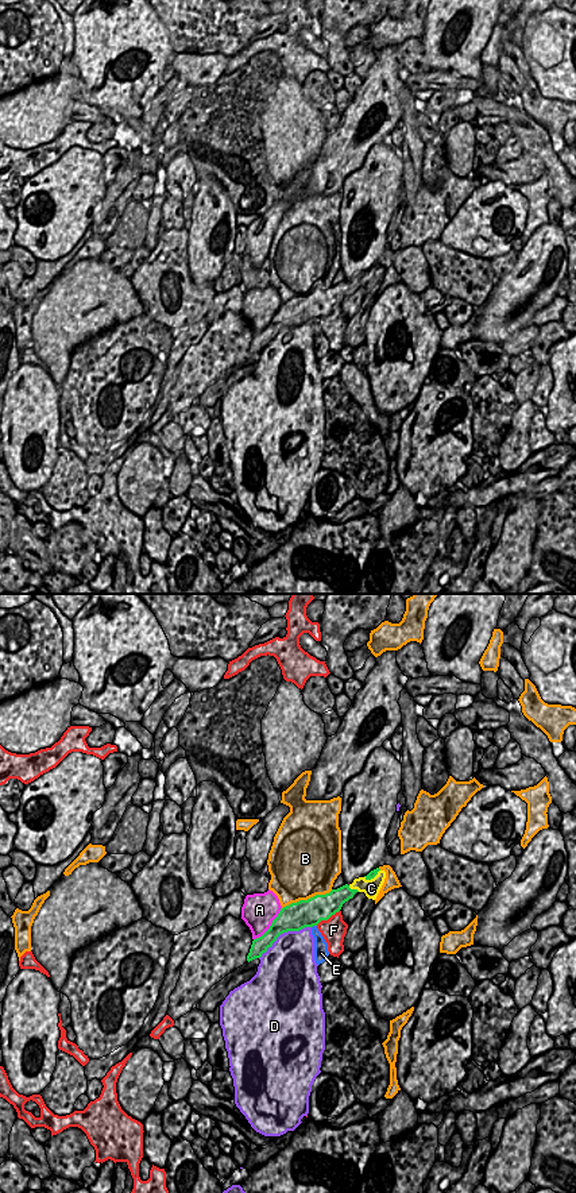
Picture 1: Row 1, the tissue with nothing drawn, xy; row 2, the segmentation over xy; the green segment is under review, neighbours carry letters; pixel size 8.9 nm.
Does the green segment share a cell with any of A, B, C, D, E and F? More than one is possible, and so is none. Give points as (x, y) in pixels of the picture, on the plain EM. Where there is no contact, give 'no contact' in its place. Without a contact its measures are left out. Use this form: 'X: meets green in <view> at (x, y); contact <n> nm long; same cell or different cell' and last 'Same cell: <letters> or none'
A: meets green in xy at (271, 320); contact 380 nm long; different cell
B: meets green in xy at (308, 294); contact 480 nm long; different cell
C: meets green in xy at (354, 285); contact 120 nm long; different cell
D: meets green in xy at (283, 327); contact 550 nm long; different cell
E: meets green in xy at (313, 320); contact 60 nm long; different cell
F: meets green in xy at (327, 315); contact 260 nm long; different cell
Same cell: none

